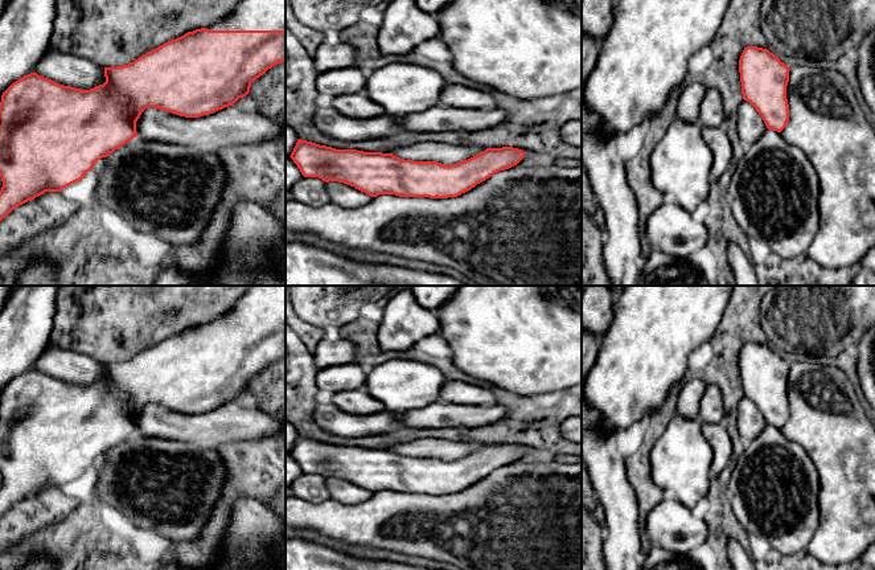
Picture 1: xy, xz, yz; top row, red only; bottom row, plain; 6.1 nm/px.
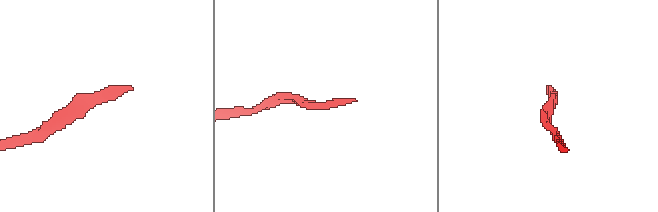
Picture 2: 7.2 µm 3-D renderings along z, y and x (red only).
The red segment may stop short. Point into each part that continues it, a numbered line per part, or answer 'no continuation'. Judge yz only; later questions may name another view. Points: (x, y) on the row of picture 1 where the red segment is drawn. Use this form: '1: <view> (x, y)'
1: yz (826, 122)

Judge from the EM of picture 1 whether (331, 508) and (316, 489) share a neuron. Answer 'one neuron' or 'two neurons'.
two neurons

